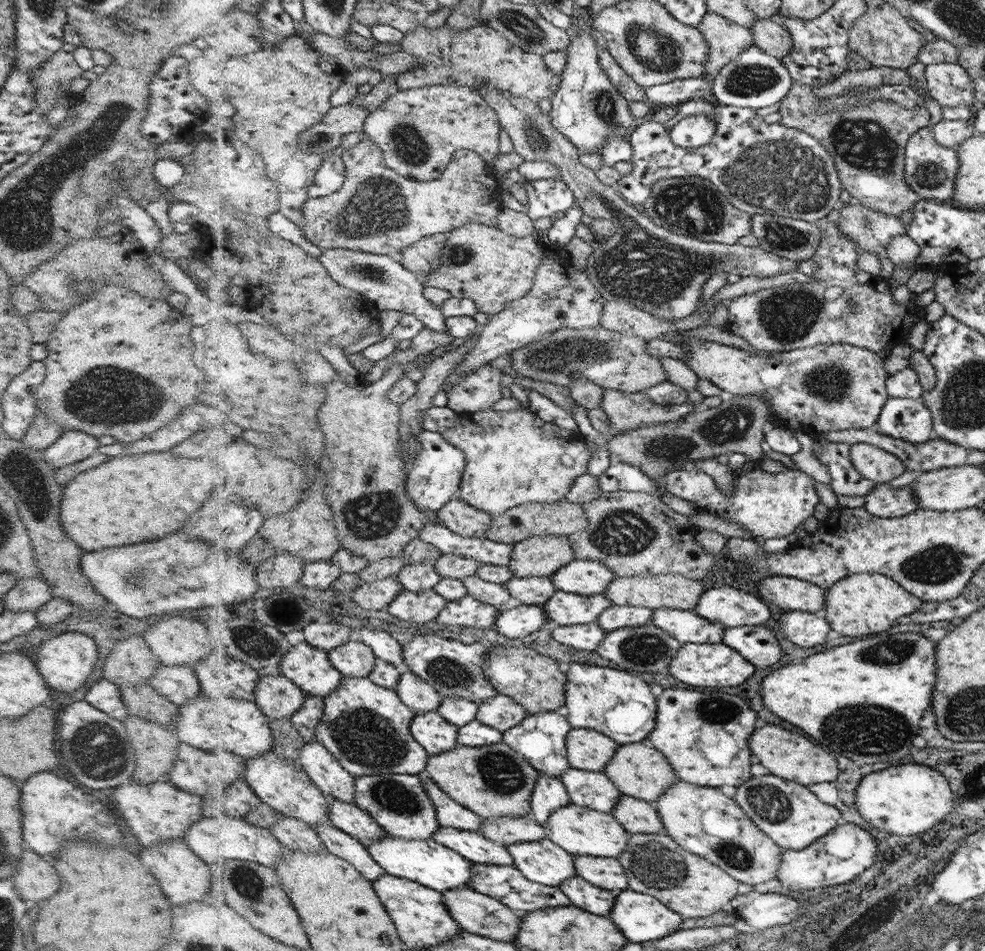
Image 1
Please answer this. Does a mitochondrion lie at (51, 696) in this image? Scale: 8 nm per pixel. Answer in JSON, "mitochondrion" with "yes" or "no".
{"mitochondrion":"no"}

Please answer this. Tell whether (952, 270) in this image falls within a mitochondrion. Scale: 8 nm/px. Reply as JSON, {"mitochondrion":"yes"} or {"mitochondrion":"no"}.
{"mitochondrion":"no"}

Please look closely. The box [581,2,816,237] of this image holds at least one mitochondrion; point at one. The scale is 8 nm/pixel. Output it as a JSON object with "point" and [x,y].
{"point":[657,52]}

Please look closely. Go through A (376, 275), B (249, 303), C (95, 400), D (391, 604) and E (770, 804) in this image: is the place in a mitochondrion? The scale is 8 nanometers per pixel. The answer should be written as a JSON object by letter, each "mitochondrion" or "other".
{"A":"mitochondrion","B":"other","C":"mitochondrion","D":"other","E":"mitochondrion"}

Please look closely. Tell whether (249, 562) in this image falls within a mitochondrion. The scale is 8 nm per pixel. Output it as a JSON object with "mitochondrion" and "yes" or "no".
{"mitochondrion":"no"}

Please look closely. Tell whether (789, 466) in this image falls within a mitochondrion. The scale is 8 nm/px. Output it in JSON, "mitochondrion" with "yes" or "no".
{"mitochondrion":"no"}

